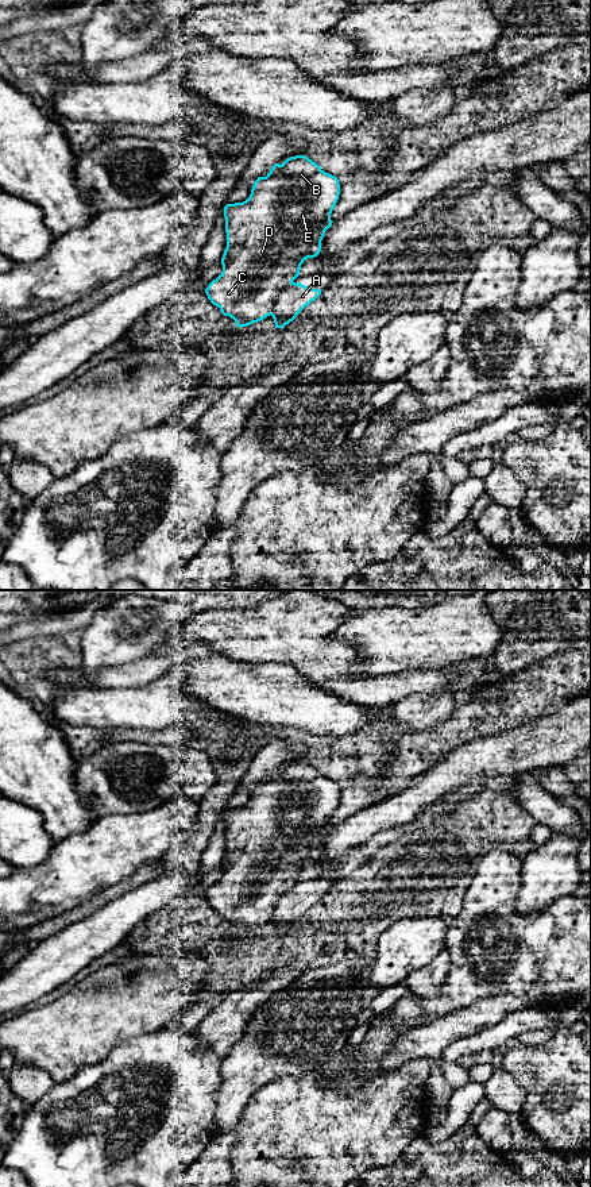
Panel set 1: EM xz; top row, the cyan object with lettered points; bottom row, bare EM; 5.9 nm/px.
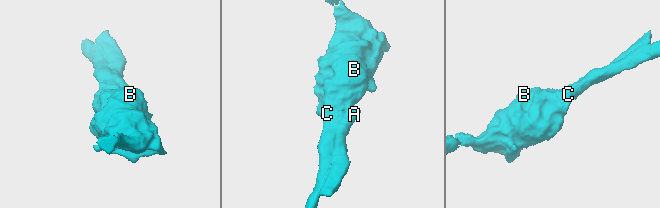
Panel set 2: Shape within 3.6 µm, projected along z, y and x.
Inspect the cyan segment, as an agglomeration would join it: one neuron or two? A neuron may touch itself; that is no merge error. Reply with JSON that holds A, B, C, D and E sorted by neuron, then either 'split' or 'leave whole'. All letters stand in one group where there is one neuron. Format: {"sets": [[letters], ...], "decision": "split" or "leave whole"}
{"sets": [["A"], ["B", "C", "D", "E"]], "decision": "split"}

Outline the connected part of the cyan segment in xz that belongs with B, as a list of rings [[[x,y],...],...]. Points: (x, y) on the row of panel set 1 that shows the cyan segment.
[[[296,155],[287,158],[282,165],[275,163],[266,177],[258,177],[246,201],[224,207],[227,247],[221,258],[223,271],[208,285],[205,293],[224,316],[235,320],[237,328],[270,316],[273,296],[293,284],[300,275],[300,269],[305,259],[320,254],[325,231],[333,223],[331,213],[339,200],[339,194],[340,184],[337,177],[325,173],[308,157]]]

